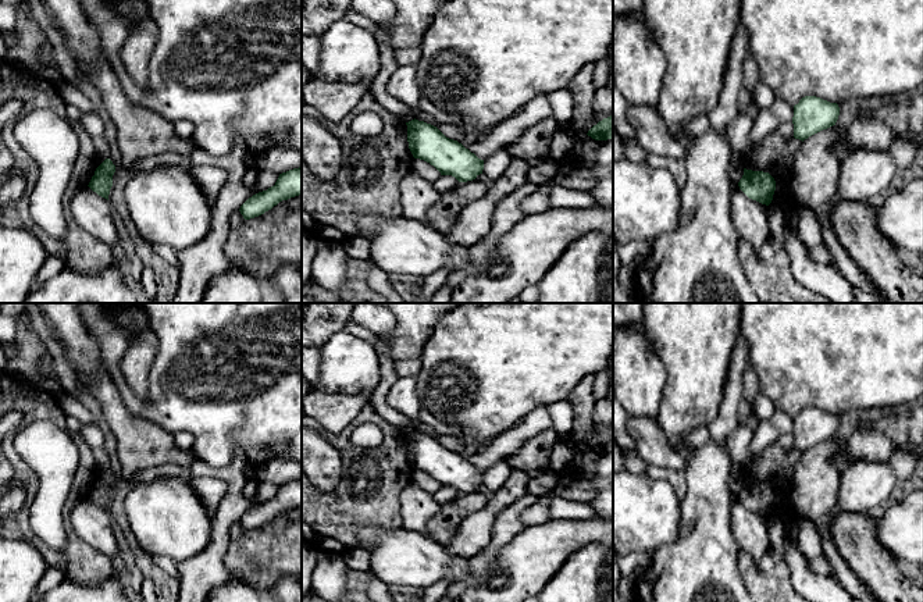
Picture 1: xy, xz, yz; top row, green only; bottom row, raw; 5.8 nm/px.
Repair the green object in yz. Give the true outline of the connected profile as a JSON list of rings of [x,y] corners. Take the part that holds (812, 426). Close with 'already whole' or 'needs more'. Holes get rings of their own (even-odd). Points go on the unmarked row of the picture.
[[[805,407],[794,417],[794,449],[803,453],[809,448],[835,437],[838,427],[837,414],[816,407]]]; already whole

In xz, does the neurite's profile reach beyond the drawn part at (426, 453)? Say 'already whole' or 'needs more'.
already whole

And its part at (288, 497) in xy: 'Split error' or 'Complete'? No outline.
Complete

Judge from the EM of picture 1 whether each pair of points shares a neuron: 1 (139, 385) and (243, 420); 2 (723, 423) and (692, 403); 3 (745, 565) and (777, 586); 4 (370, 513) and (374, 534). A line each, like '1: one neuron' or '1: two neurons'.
1: two neurons
2: two neurons
3: one neuron
4: two neurons

